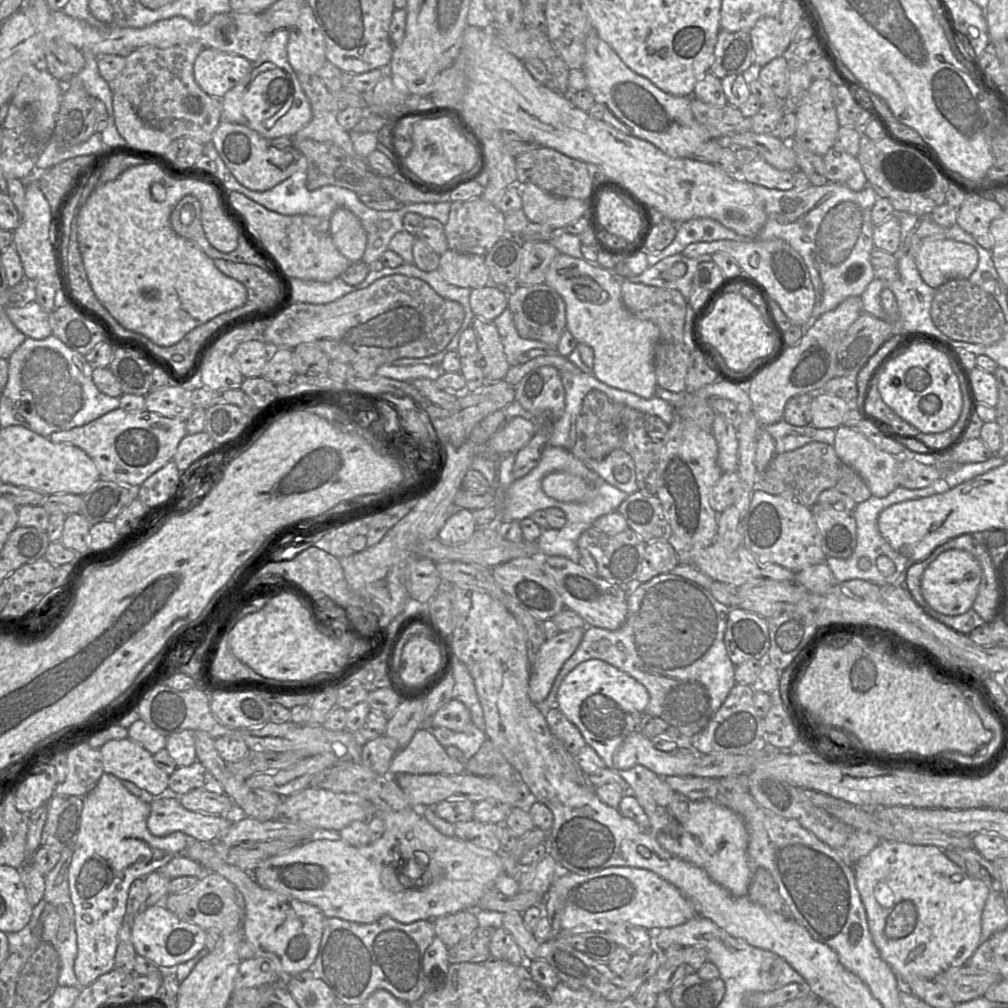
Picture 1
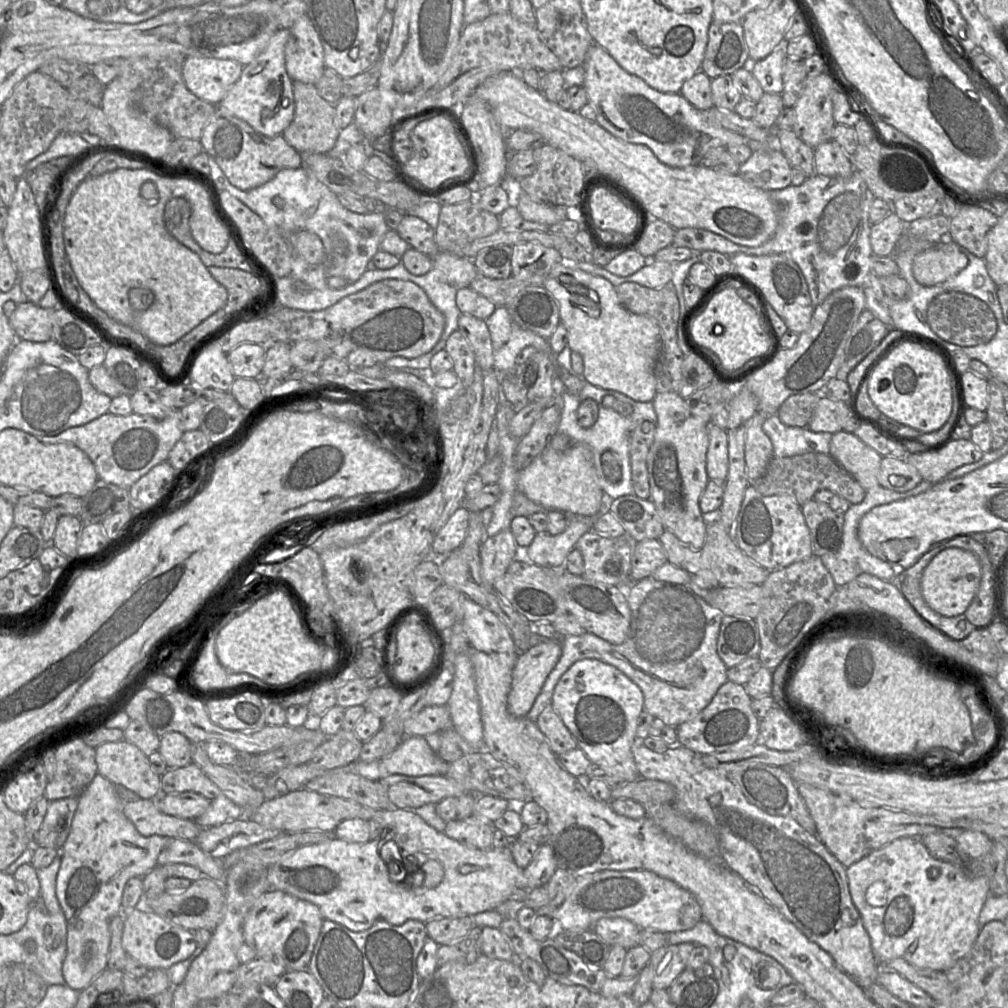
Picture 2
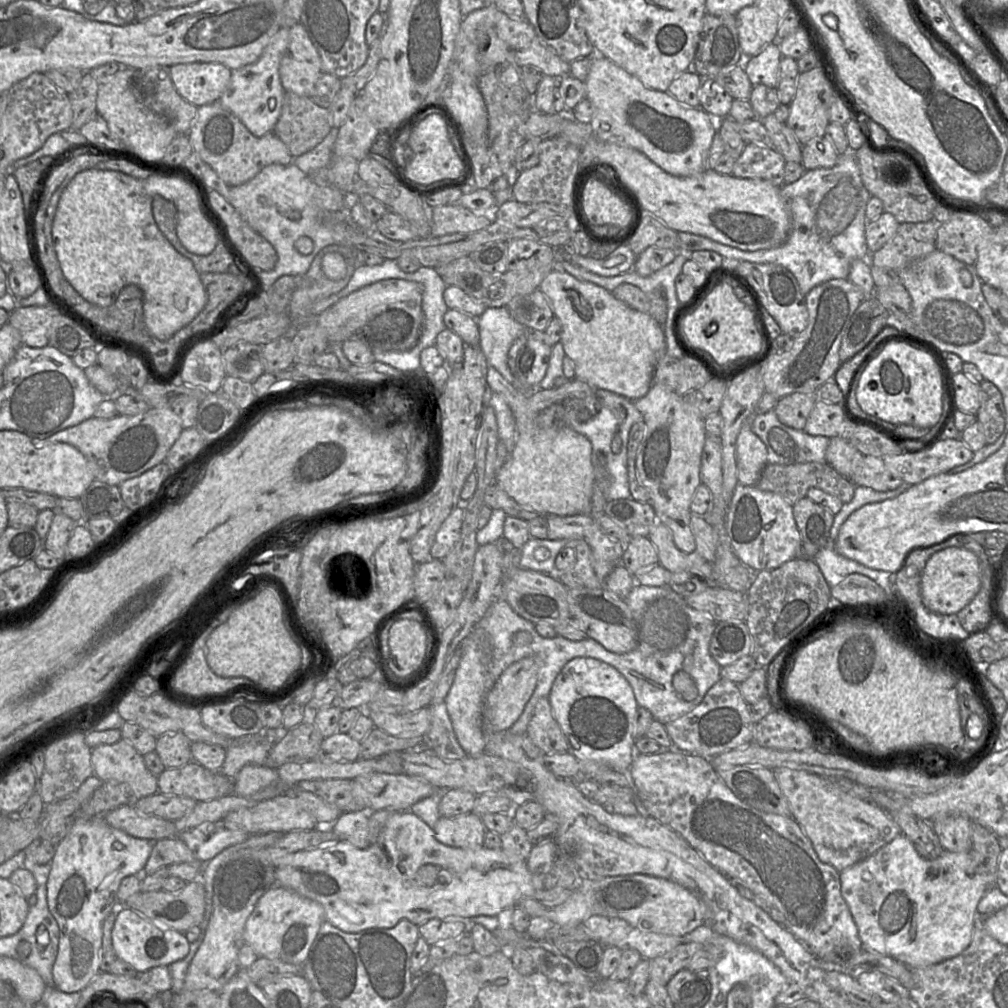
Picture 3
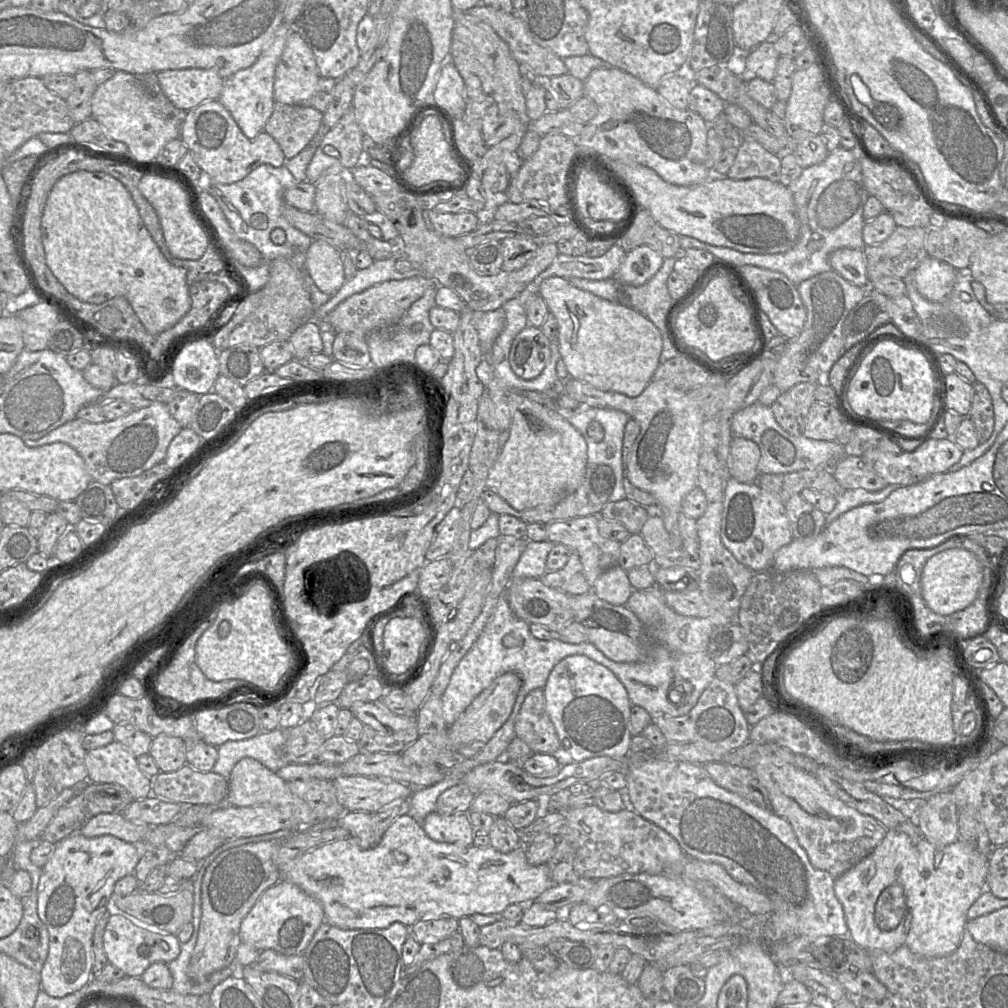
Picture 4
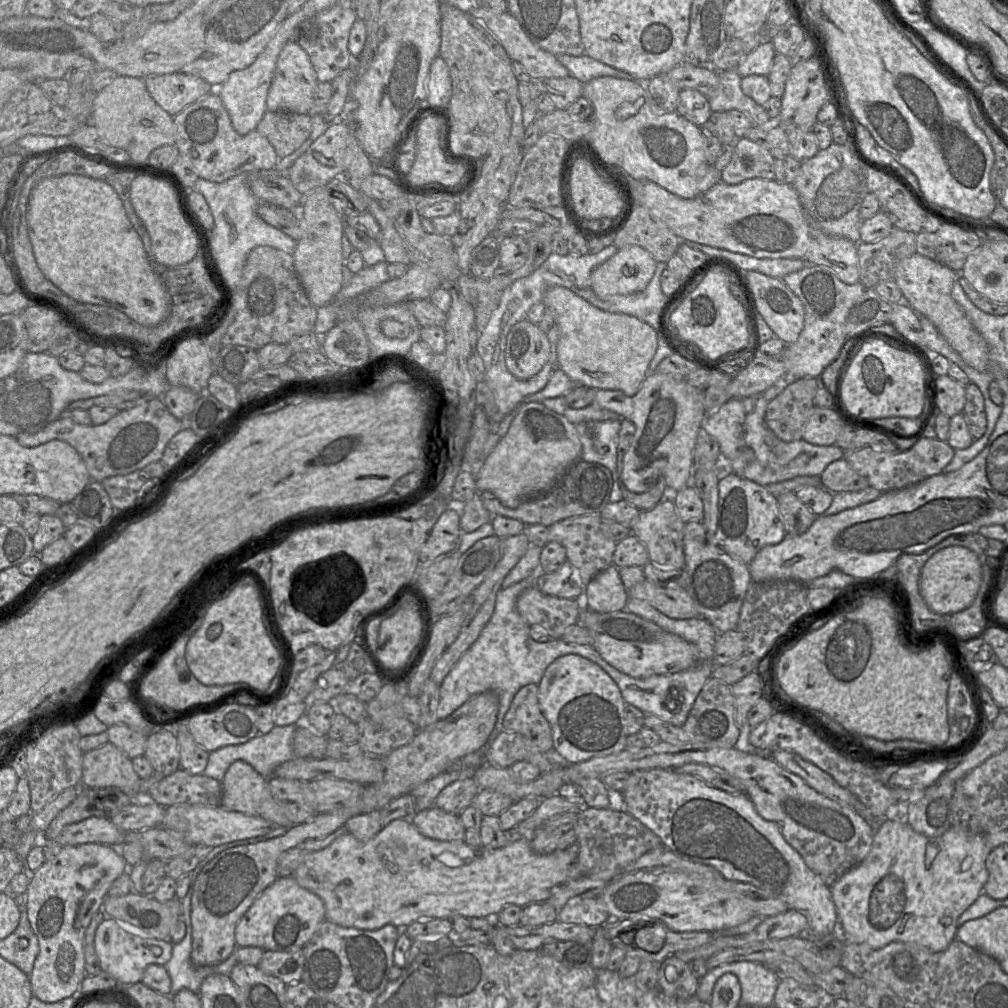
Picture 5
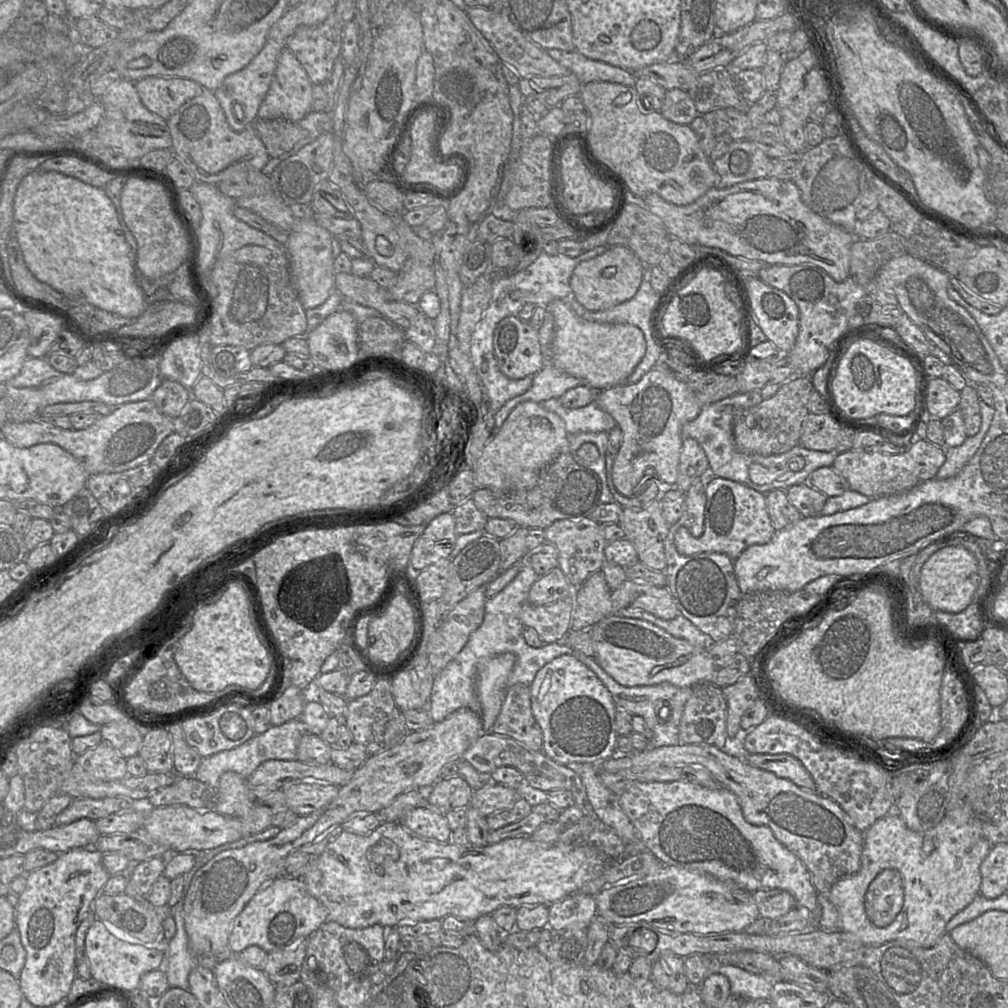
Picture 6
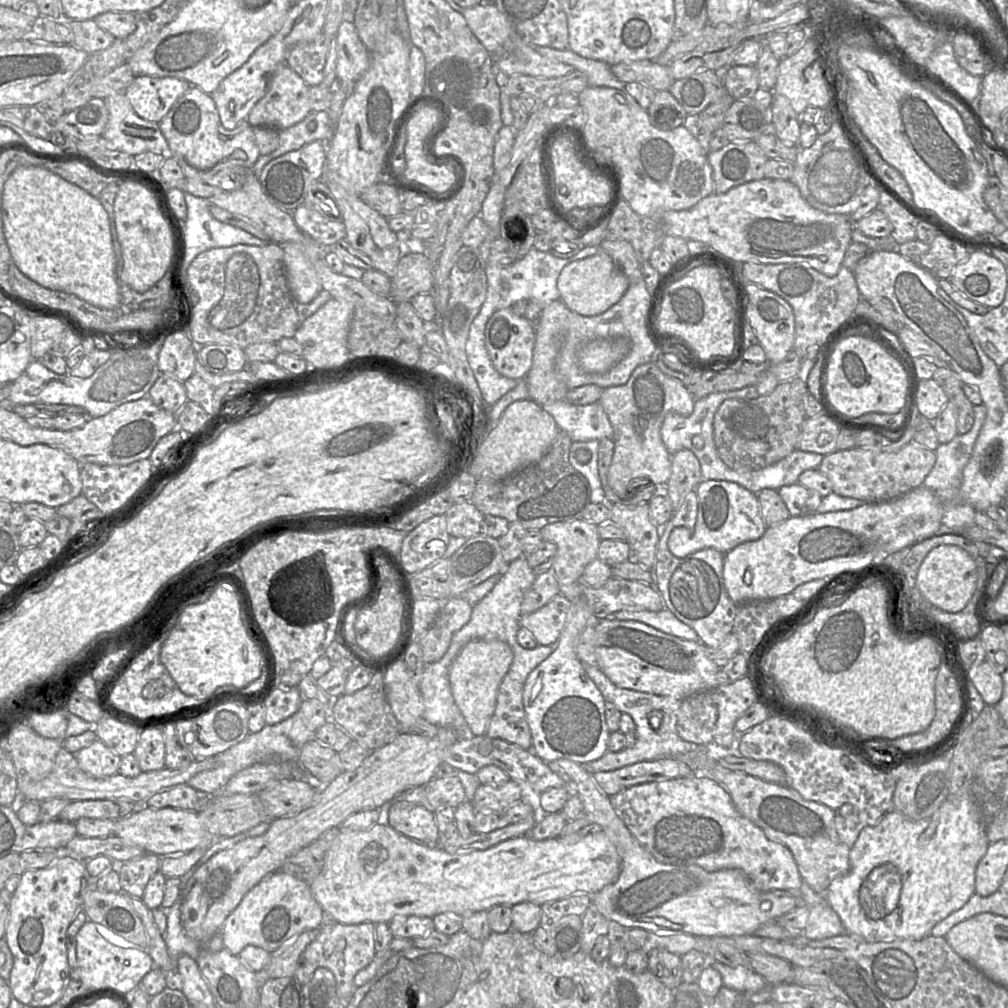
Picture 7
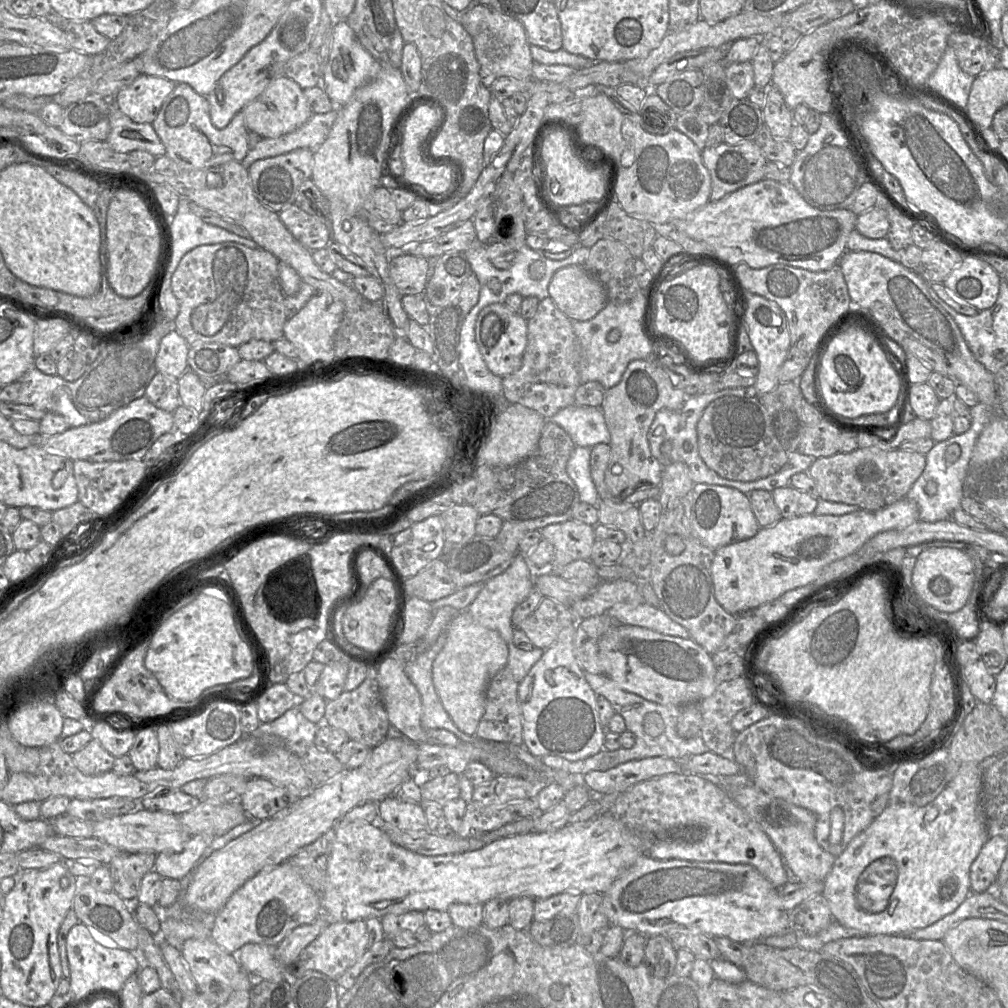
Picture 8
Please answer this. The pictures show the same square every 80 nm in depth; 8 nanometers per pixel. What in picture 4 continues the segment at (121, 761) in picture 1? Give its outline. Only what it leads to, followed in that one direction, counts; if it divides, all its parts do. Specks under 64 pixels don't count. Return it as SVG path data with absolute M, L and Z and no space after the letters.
M115 740L106 746L87 751L85 765L89 782L119 784L134 800L152 794L152 778L140 770L137 757Z

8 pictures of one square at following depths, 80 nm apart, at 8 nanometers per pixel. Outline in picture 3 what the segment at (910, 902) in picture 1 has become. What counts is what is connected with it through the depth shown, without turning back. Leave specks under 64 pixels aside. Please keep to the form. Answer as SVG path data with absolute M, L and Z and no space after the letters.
M902 833L874 854L840 872L841 894L858 928L863 948L877 954L892 957L910 969L923 968L943 962L958 956L969 946L977 921L980 919L977 914L977 905L988 890L988 885L981 885L981 880L982 866L977 865L977 862L974 861L974 849L971 848L968 852L944 851L936 859L927 860L918 853L914 844Z

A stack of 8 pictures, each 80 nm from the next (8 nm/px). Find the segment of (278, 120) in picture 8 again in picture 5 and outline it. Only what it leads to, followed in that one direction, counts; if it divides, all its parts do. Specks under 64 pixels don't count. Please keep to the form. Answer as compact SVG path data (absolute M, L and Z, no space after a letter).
M289 40L278 56L276 69L267 95L267 111L310 114L318 82L306 51L294 41Z

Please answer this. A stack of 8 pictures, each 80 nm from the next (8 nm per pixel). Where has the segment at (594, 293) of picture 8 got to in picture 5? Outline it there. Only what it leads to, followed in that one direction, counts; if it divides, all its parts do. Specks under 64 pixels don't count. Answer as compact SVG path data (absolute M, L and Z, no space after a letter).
M625 246L597 266L590 275L590 288L600 298L642 292L656 269L656 261L648 251Z

